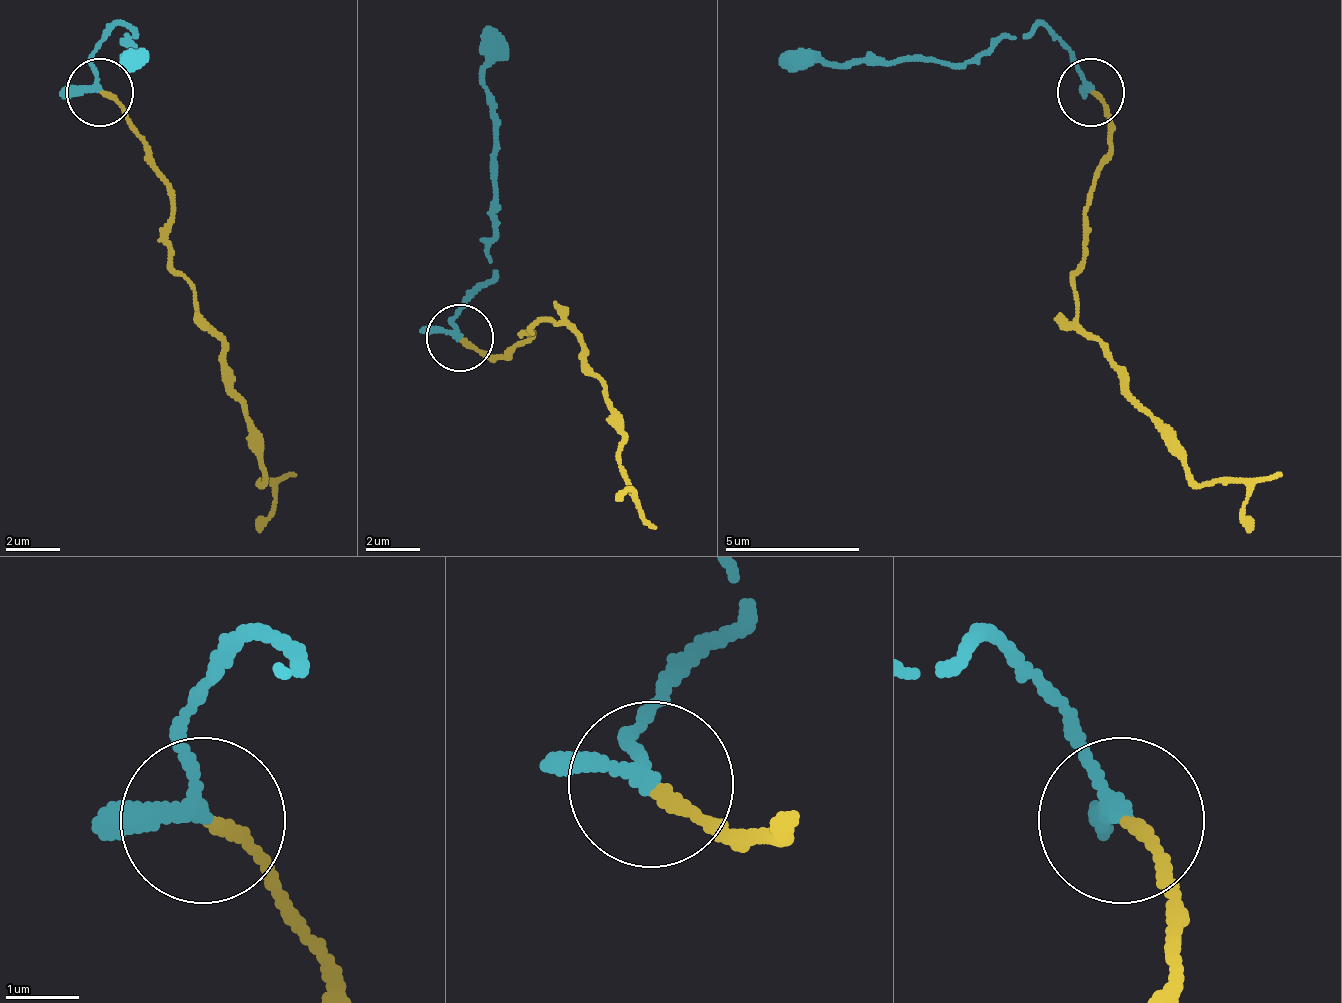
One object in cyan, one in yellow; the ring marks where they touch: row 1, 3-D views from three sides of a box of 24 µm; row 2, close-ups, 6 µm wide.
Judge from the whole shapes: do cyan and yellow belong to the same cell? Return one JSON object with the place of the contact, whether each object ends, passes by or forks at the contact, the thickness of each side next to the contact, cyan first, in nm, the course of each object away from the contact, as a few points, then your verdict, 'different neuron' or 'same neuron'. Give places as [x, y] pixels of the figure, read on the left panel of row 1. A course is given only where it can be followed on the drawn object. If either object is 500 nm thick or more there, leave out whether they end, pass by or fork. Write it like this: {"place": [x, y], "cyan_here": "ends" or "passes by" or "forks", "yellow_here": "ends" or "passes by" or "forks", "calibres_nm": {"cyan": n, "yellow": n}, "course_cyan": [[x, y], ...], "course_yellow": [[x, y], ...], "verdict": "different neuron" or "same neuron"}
{"place": [100, 92], "cyan_here": "passes by", "yellow_here": "ends", "calibres_nm": {"cyan": 180, "yellow": 180}, "course_cyan": [[101, 93], [94, 46], [128, 26], [135, 66], [135, 59], [122, 59], [128, 66]], "course_yellow": [[101, 93], [169, 188], [169, 263], [203, 317], [264, 473], [257, 480], [271, 487], [271, 521], [257, 534]], "verdict": "same neuron"}

